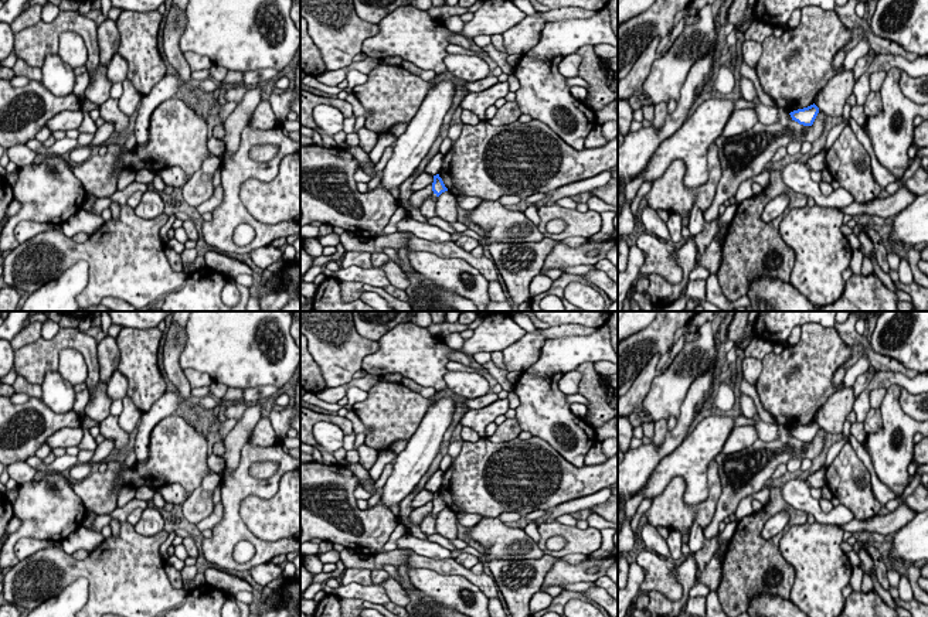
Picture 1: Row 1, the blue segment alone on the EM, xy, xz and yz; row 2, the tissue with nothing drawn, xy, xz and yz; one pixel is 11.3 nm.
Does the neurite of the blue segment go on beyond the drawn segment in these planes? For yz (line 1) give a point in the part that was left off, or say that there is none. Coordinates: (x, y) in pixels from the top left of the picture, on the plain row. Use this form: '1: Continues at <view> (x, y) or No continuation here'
1: No continuation here

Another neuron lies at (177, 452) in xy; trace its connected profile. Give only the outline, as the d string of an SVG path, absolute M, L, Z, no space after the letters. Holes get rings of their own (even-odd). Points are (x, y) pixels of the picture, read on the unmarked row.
M181 416L162 419L150 433L149 457L132 467L109 461L103 473L92 473L82 481L71 481L86 511L96 515L111 514L118 508L118 495L123 487L160 488L180 484L191 495L208 475L208 442L197 427Z

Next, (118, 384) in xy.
M116 369L108 382L108 396L113 402L128 395L128 379Z

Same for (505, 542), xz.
M483 517L473 528L470 538L486 550L486 562L496 559L540 559L544 552L521 528L507 526L500 518Z

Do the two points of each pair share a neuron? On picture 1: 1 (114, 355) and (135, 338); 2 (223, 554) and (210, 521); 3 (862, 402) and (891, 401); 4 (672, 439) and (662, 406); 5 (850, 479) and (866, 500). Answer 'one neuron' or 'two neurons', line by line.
1: two neurons
2: two neurons
3: two neurons
4: two neurons
5: one neuron

